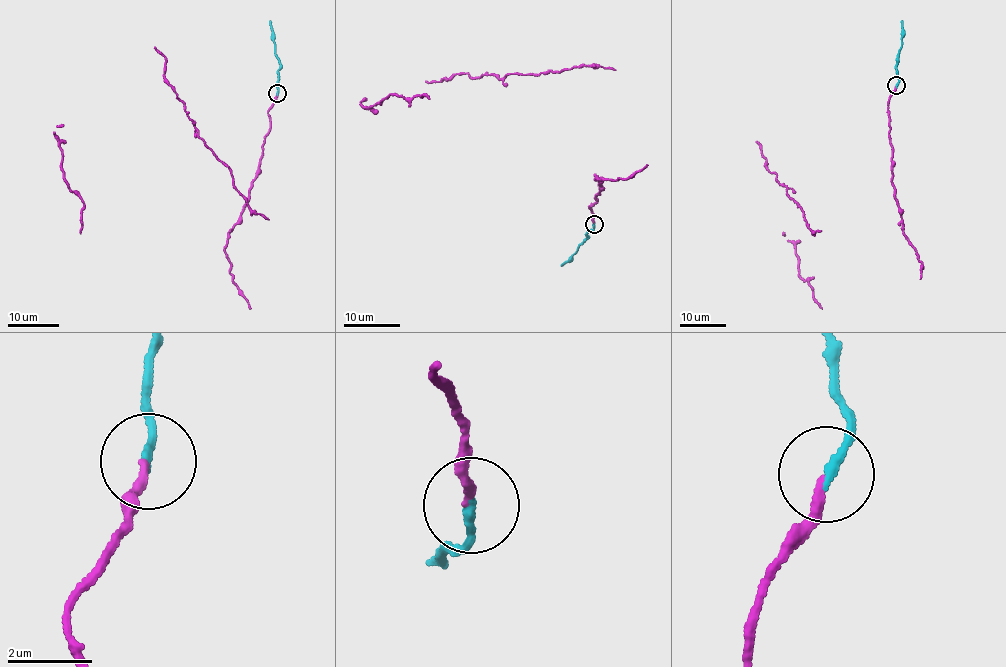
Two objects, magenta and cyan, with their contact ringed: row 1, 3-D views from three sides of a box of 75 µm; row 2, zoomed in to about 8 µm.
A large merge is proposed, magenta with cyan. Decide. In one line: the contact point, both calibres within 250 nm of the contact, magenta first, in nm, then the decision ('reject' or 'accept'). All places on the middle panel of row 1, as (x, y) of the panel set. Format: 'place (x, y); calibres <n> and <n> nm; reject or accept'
place (594, 224); calibres 200 and 190 nm; accept

